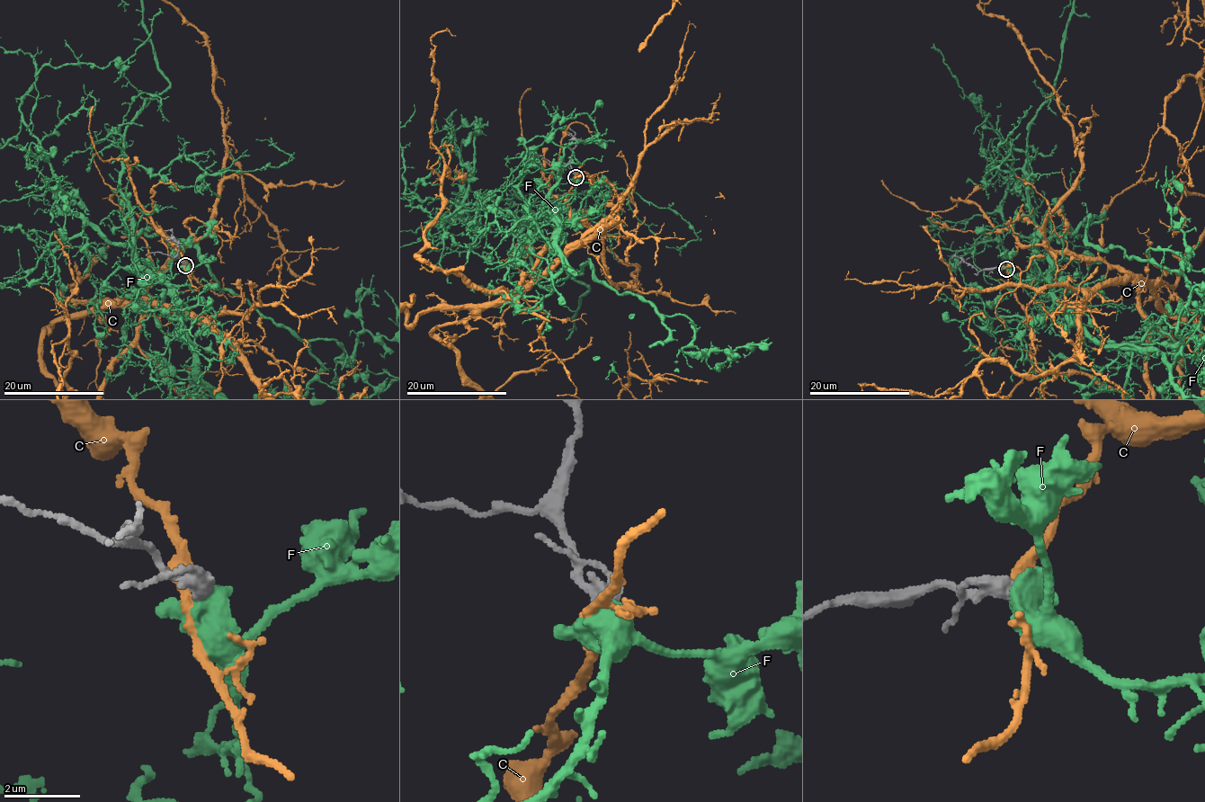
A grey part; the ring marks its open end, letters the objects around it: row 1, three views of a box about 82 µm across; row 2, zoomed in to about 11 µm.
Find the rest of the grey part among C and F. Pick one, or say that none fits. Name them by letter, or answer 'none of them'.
F

